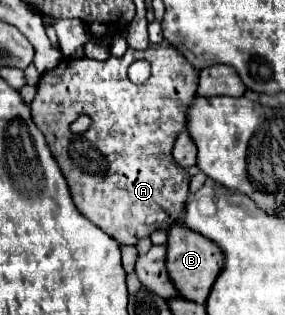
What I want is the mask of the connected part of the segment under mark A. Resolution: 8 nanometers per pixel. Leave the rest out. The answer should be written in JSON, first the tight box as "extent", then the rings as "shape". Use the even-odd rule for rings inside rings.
{"extent":[31,47,199,245],"shape":[[[149,47],[145,51],[129,49],[125,57],[111,57],[107,61],[63,59],[59,67],[41,75],[37,95],[31,101],[33,123],[45,135],[47,145],[67,179],[73,203],[79,213],[91,223],[101,227],[107,235],[117,239],[121,245],[135,245],[139,239],[149,237],[155,229],[169,229],[185,209],[189,195],[189,173],[179,167],[171,155],[177,135],[187,125],[187,107],[195,99],[199,75],[193,65],[173,47]],[[133,59],[151,63],[151,77],[143,85],[133,85],[127,77],[127,69]],[[79,115],[89,115],[91,125],[81,135],[73,135],[69,129]]]}

